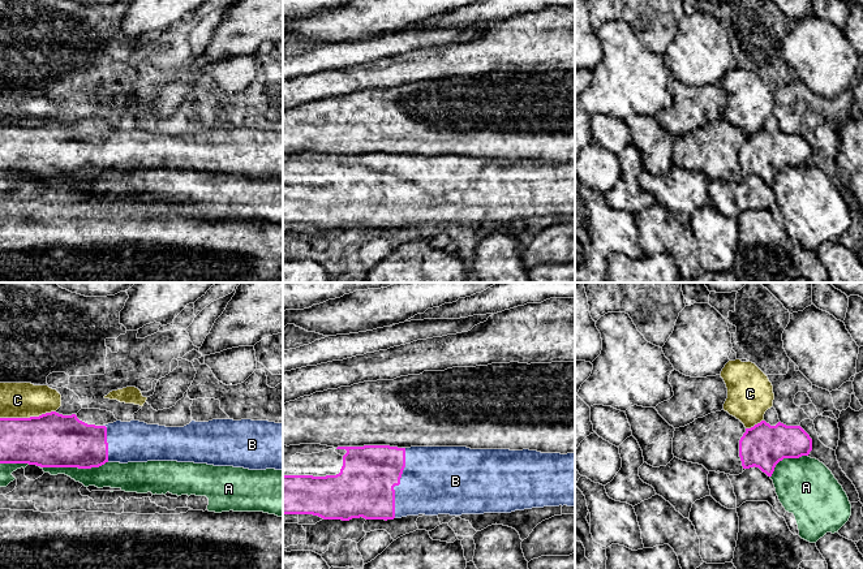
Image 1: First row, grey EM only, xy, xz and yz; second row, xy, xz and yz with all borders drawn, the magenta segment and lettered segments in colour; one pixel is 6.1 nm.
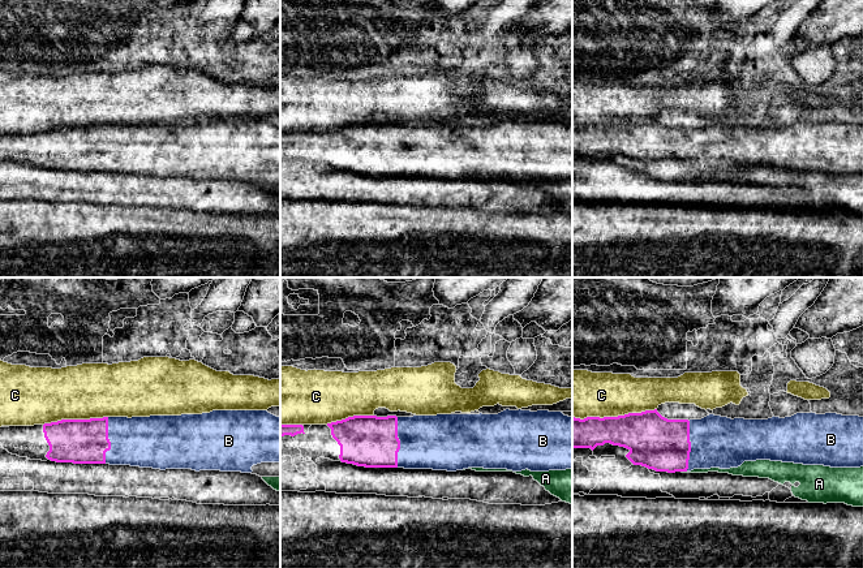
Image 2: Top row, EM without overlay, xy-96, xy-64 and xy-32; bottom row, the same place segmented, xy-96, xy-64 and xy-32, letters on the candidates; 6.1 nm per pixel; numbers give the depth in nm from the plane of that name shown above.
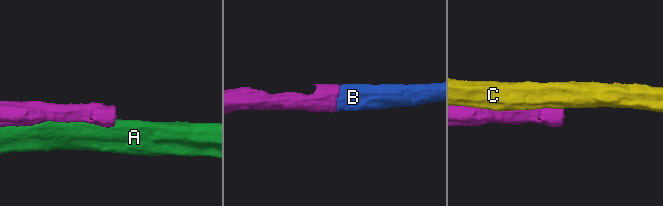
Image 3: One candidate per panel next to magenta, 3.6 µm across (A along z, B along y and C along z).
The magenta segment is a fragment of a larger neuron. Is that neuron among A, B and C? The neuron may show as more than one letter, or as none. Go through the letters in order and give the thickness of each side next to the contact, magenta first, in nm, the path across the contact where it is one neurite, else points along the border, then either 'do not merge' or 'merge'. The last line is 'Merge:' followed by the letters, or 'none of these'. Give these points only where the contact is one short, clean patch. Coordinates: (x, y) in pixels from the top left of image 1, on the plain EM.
A: calibres 340 and 160 nm; do not merge
B: calibres 360 and 420 nm; merge
C: calibres 340 and 220 nm; do not merge
Merge: B

